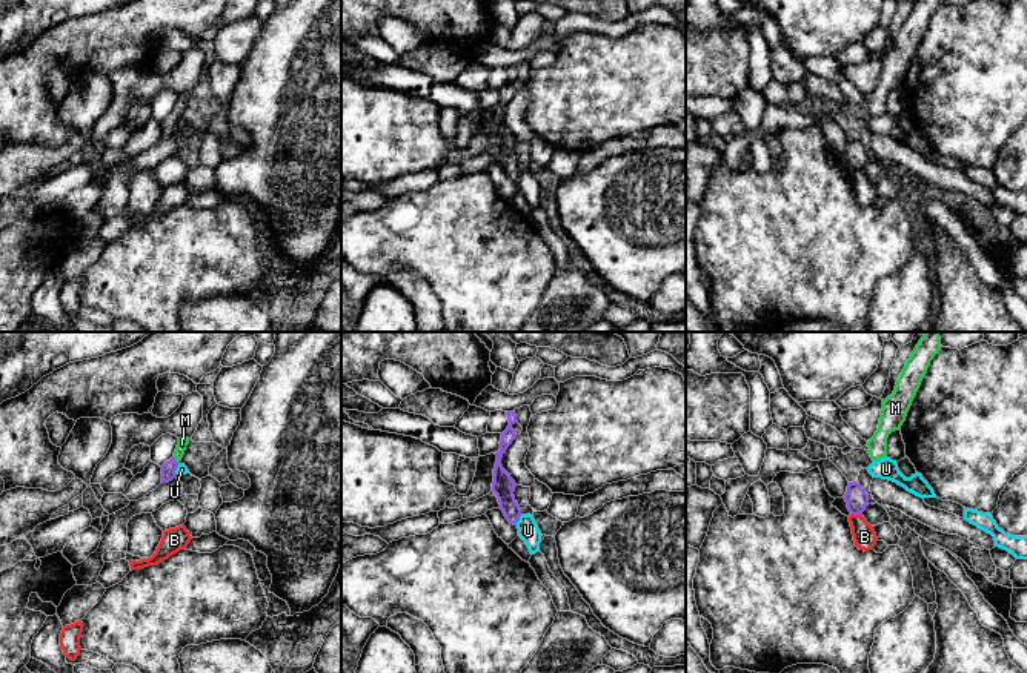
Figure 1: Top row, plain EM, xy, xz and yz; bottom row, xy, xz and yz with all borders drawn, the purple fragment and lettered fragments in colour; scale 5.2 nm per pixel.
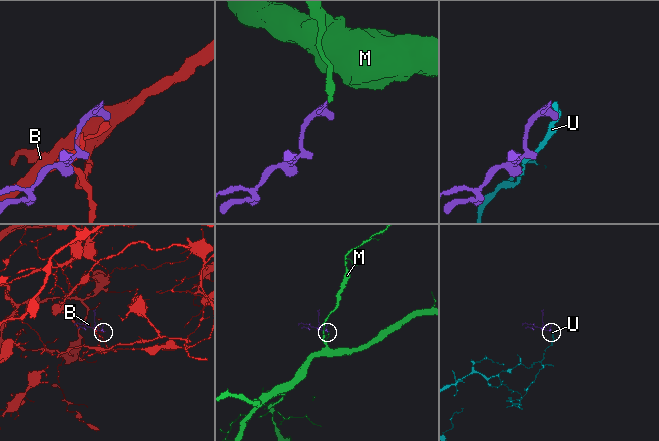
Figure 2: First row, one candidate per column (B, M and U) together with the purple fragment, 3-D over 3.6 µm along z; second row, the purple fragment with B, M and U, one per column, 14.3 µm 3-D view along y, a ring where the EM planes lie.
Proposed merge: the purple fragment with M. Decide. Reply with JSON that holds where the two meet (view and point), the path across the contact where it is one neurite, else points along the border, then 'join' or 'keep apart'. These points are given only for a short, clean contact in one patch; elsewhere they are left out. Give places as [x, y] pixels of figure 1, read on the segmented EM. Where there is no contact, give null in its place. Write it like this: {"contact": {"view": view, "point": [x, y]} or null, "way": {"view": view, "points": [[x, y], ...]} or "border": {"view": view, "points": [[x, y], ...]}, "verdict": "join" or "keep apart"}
{"contact": {"view": "xy", "point": [174, 458]}, "way": {"view": "xy", "points": [[168, 469], [174, 458], [182, 444]]}, "verdict": "join"}

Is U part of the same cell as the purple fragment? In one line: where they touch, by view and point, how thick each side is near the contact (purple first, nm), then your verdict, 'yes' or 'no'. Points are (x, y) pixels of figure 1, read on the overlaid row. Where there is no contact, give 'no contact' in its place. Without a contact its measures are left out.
xz (518, 520) | 120/110 nm | no

